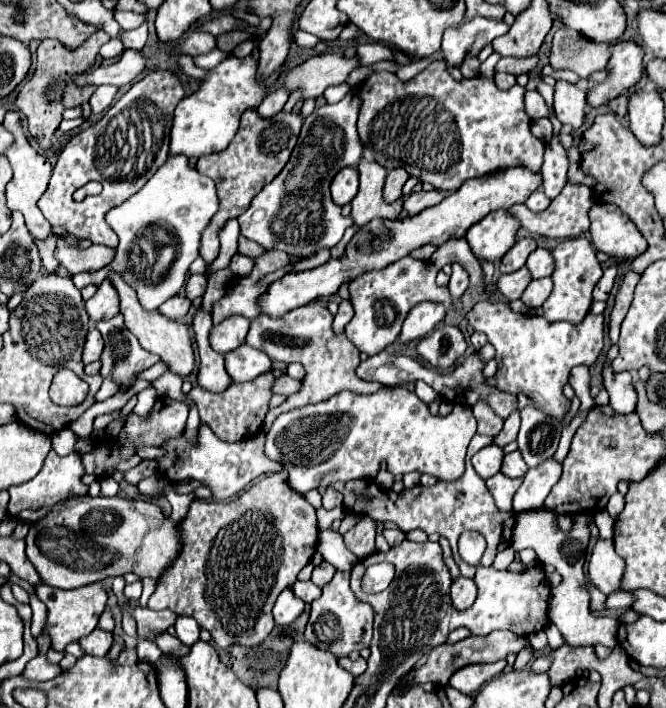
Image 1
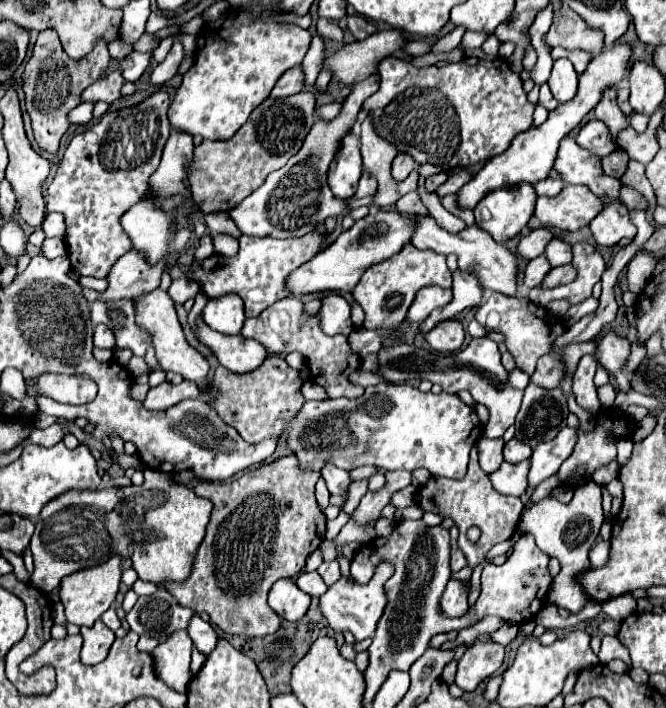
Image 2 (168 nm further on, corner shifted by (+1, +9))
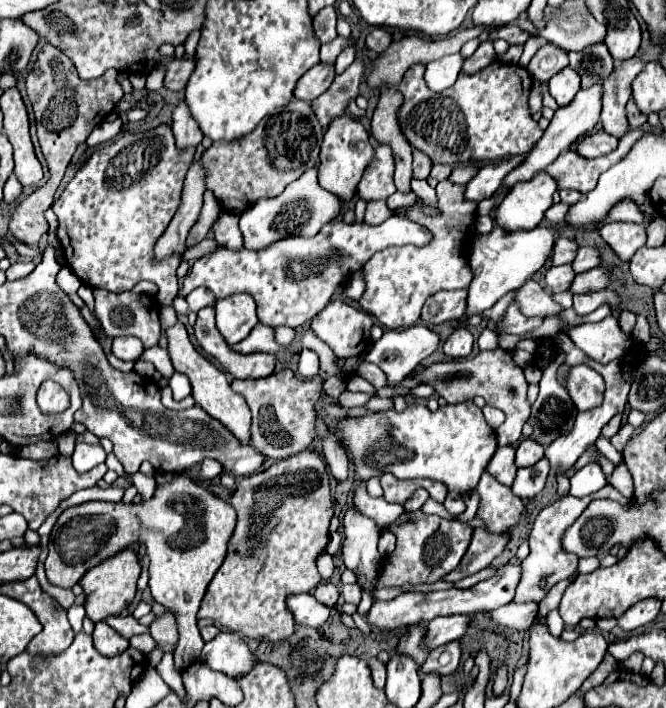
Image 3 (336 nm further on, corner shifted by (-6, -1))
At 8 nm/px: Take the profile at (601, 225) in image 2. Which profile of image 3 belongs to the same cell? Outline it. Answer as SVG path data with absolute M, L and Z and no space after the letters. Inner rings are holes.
M612 222L600 228L600 236L604 242L618 254L620 260L630 260L638 248L646 242L646 230L640 224Z

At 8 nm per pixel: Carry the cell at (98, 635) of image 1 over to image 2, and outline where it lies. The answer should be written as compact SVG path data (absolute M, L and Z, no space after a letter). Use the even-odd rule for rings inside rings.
M97 620L91 628L83 626L81 628L83 636L83 650L81 650L81 662L83 664L99 664L107 656L115 634L101 622Z

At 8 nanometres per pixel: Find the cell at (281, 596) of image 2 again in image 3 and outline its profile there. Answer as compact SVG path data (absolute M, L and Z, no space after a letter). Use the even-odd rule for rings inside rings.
M290 594L286 606L298 626L320 628L330 614L330 608L322 606L312 594Z

